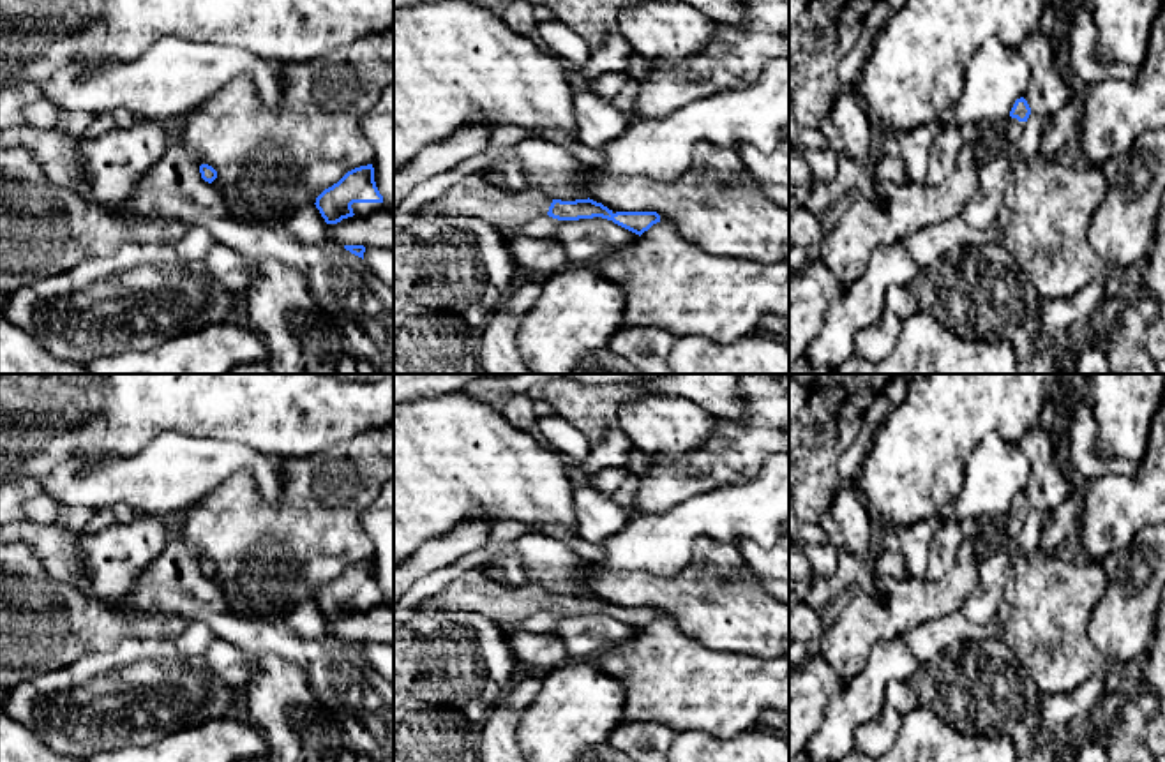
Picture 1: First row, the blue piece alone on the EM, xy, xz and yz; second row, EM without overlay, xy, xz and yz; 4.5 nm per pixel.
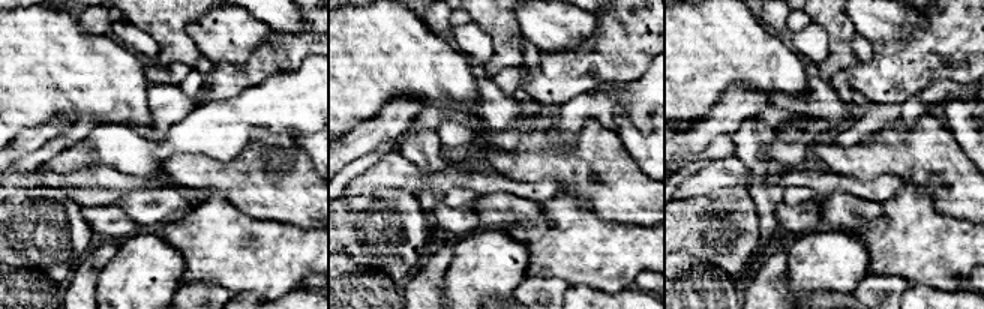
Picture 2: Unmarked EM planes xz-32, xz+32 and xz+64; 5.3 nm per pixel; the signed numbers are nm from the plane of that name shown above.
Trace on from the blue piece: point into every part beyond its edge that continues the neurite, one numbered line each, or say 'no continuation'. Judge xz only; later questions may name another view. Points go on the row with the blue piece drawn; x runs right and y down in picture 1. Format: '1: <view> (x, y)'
1: xz (472, 198)

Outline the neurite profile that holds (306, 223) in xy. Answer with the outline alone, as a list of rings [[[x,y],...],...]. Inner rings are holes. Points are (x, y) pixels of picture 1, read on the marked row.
[[[304,205],[288,213],[282,222],[302,242],[325,242],[327,222],[316,205]]]

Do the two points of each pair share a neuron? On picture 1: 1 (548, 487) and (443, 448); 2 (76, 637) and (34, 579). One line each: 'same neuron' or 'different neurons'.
1: same neuron
2: same neuron

